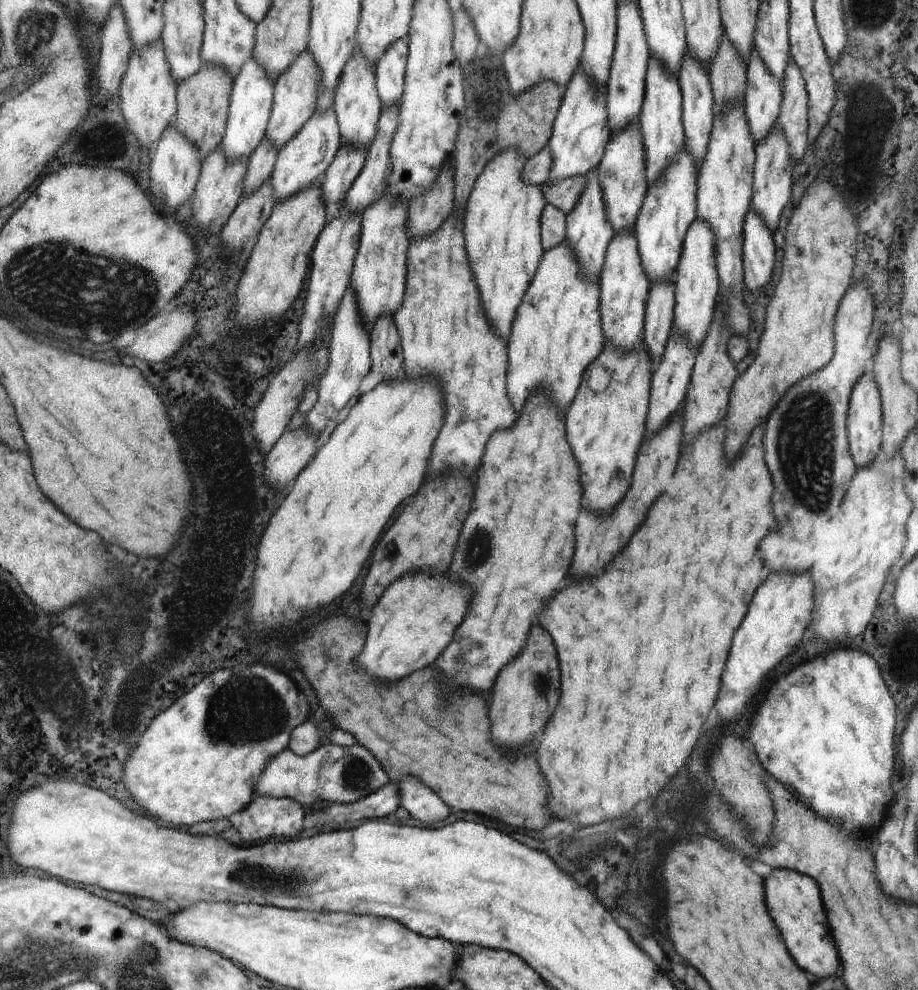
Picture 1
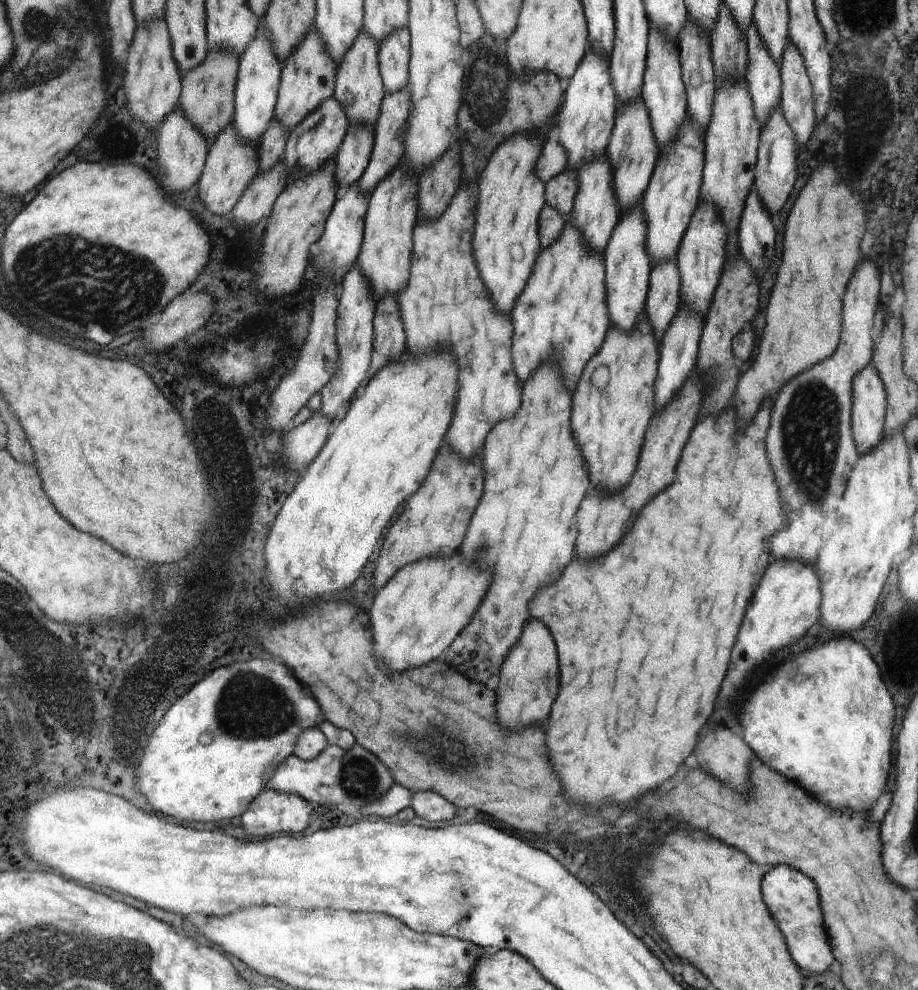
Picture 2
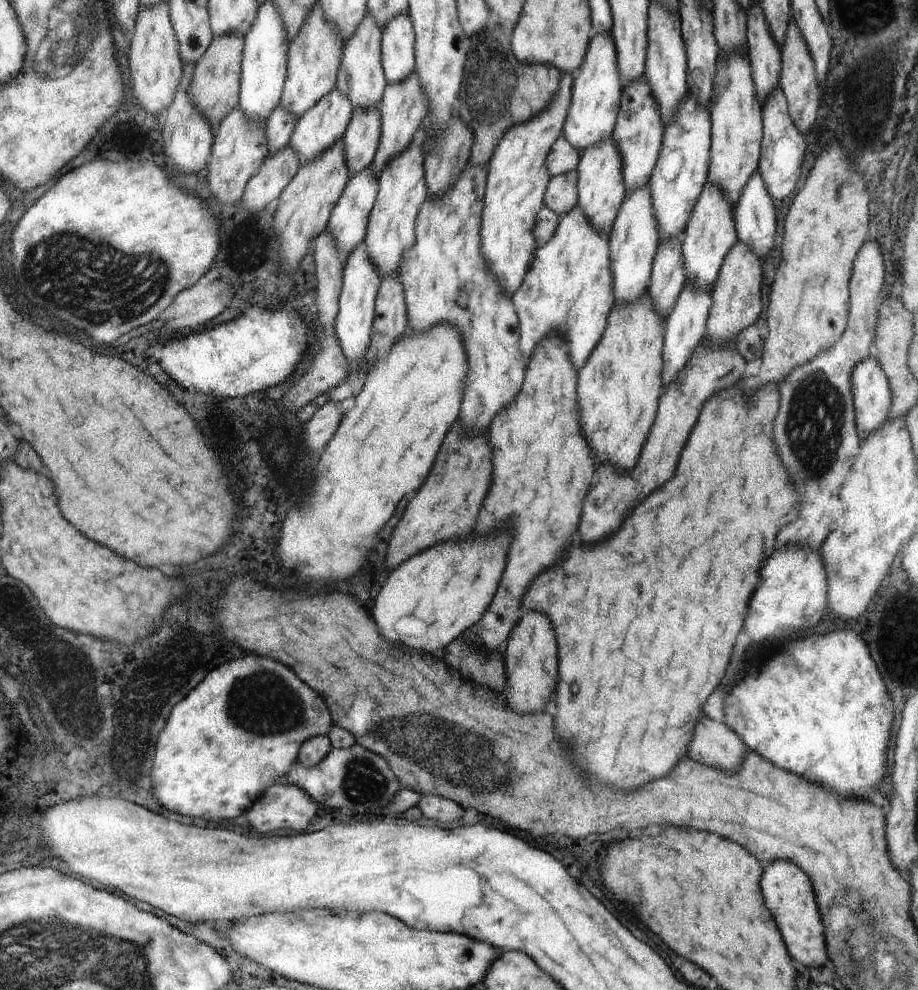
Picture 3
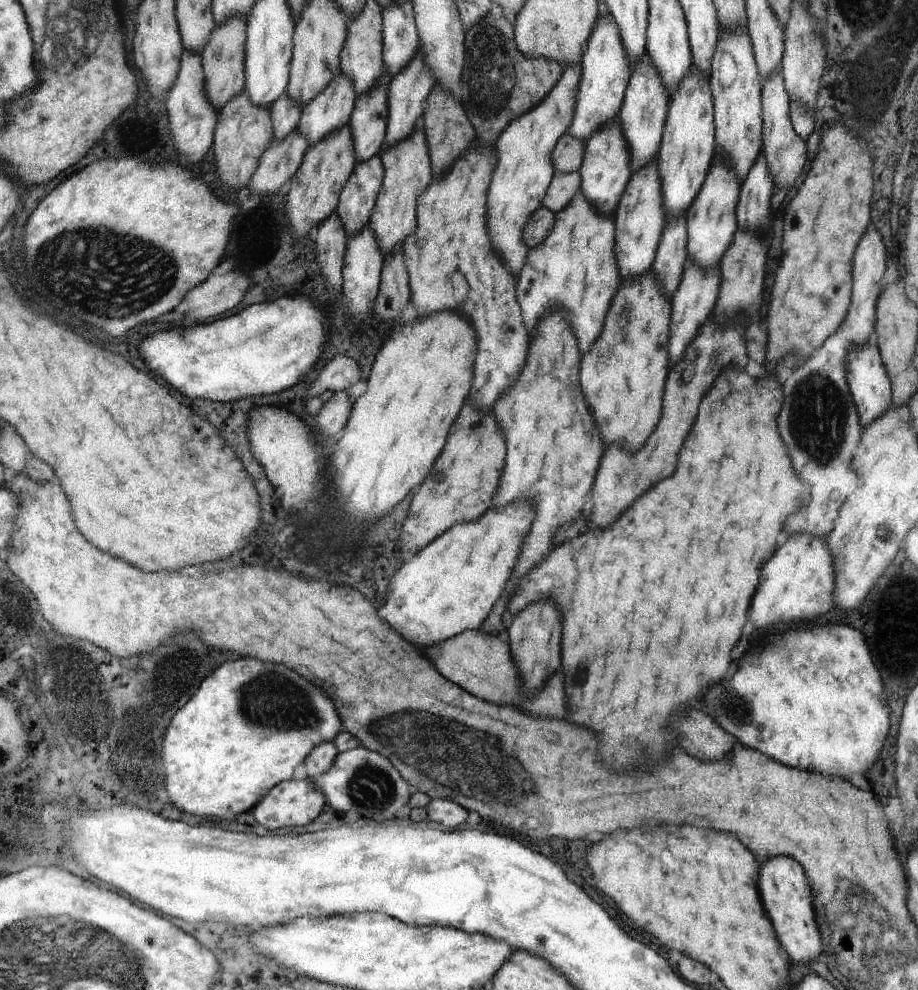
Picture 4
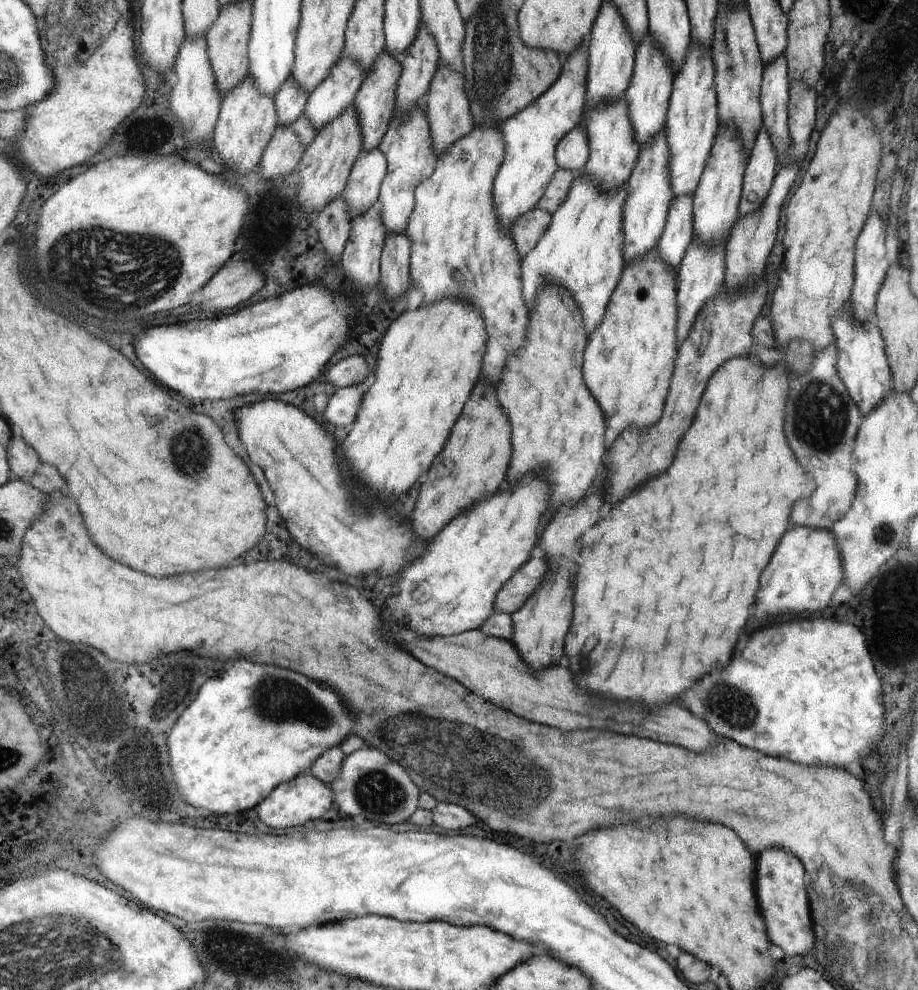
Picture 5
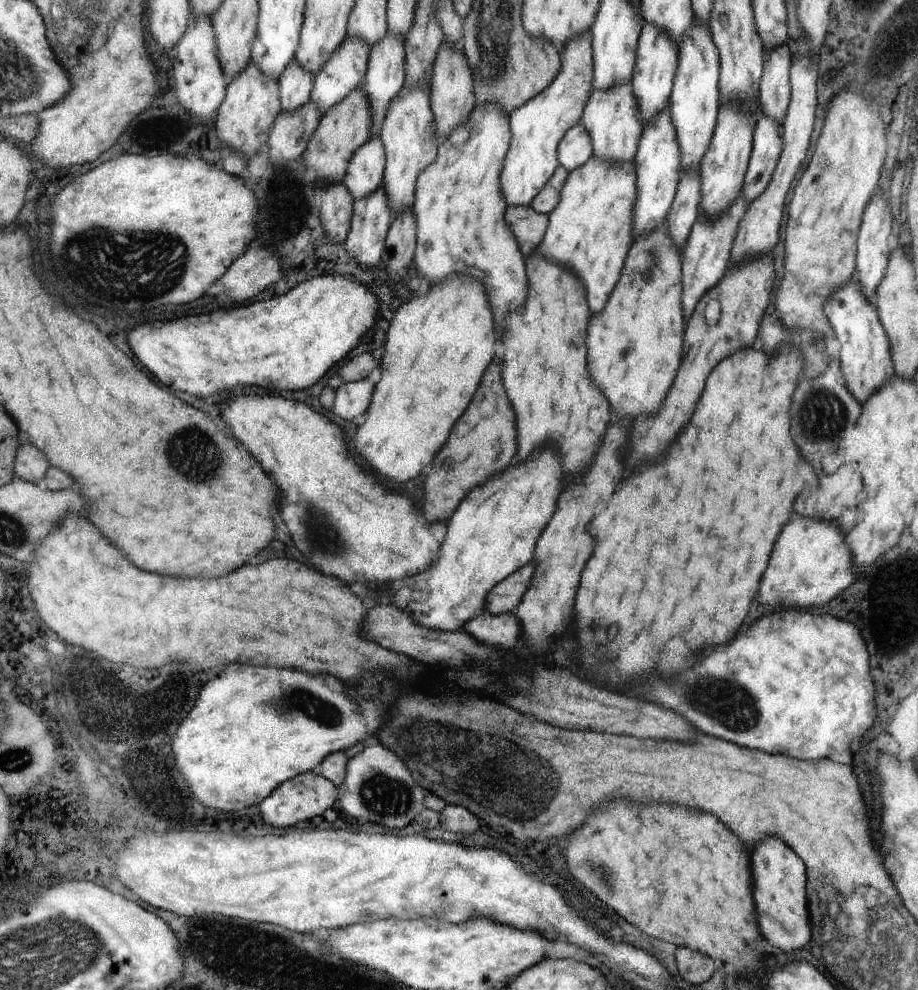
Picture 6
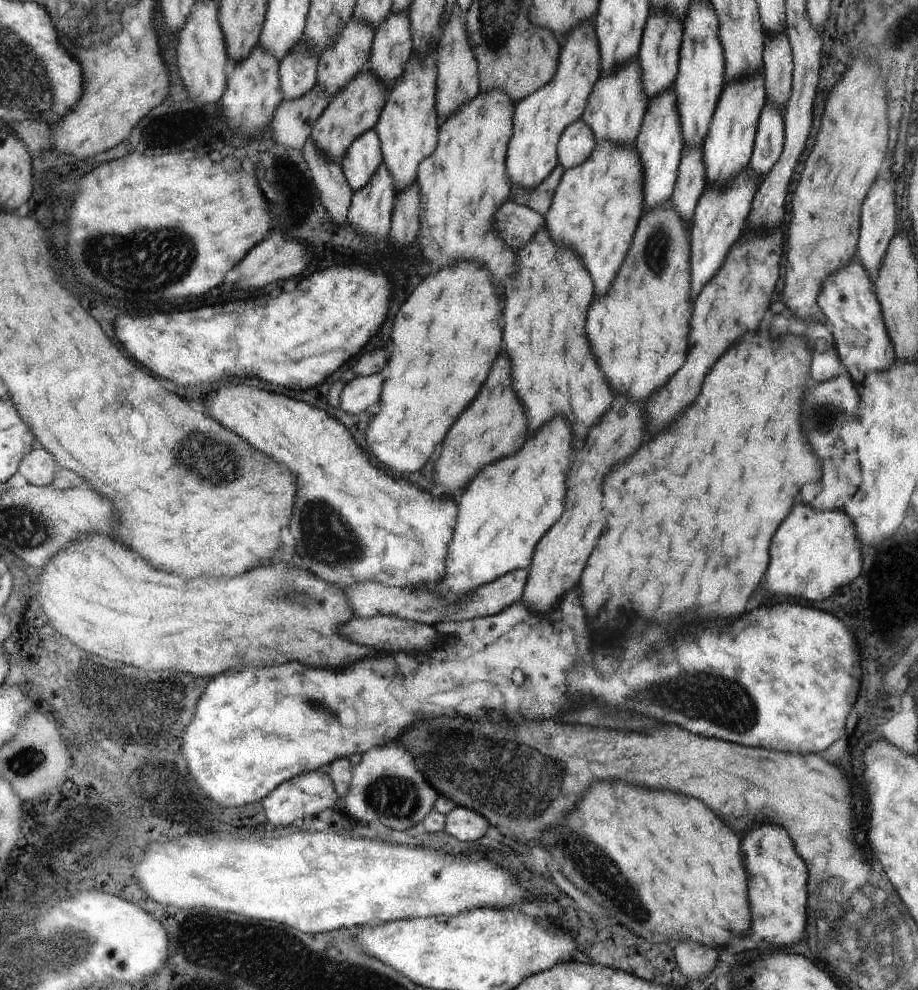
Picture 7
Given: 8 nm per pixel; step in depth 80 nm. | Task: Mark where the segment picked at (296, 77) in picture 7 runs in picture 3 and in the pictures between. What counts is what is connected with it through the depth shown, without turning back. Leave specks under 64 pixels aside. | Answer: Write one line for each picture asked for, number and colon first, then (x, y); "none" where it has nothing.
3: (279, 126)
4: (286, 112)
5: (290, 100)
6: (296, 82)

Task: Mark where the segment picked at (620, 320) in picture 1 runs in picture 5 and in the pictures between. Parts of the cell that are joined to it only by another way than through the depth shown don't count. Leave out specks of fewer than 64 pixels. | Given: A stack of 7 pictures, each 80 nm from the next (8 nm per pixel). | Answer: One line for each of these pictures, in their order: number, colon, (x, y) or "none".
2: (627, 266)
3: (636, 235)
4: (641, 216)
5: (650, 192)

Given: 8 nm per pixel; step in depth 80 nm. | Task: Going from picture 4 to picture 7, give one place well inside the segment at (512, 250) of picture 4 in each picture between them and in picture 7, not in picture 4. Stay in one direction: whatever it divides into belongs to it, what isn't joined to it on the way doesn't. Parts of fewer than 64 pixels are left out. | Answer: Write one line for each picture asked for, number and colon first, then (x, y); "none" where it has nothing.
5: (531, 135)
6: (537, 127)
7: (539, 119)

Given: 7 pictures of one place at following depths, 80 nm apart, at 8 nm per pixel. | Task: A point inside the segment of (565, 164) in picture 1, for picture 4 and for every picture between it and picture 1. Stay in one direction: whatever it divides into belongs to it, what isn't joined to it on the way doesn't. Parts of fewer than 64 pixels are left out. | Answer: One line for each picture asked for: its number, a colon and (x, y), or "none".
2: (585, 125)
3: (597, 91)
4: (606, 70)

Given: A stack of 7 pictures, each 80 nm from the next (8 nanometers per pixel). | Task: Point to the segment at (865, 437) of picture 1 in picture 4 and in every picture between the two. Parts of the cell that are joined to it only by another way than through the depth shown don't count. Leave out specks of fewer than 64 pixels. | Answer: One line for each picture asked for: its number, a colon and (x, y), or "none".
2: (870, 400)
3: (872, 394)
4: (869, 382)

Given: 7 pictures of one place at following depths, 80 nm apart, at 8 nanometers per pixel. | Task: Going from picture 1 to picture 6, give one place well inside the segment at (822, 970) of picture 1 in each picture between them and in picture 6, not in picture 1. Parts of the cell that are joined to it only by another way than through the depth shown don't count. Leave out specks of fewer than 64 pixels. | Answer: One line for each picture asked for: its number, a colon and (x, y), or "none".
2: (793, 897)
3: (790, 893)
4: (787, 894)
5: (788, 913)
6: (779, 875)

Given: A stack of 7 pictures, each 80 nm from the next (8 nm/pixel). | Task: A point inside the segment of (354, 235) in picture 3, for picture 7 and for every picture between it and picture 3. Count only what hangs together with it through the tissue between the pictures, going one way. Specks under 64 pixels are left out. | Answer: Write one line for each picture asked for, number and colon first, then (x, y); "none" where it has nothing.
4: (357, 200)
5: (362, 190)
6: (365, 173)
7: (359, 163)

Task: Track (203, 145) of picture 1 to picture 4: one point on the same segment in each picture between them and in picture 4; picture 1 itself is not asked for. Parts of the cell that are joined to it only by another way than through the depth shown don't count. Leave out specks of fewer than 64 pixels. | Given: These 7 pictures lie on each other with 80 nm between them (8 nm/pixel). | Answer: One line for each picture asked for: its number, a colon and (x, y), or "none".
2: (208, 91)
3: (215, 88)
4: (223, 57)

